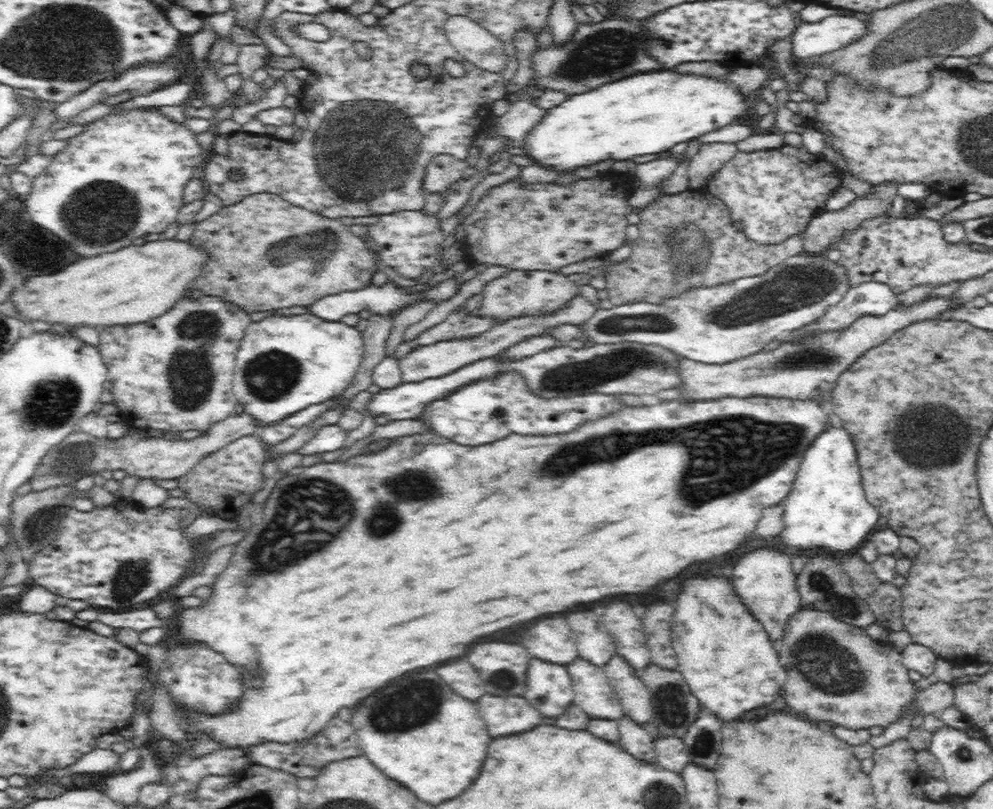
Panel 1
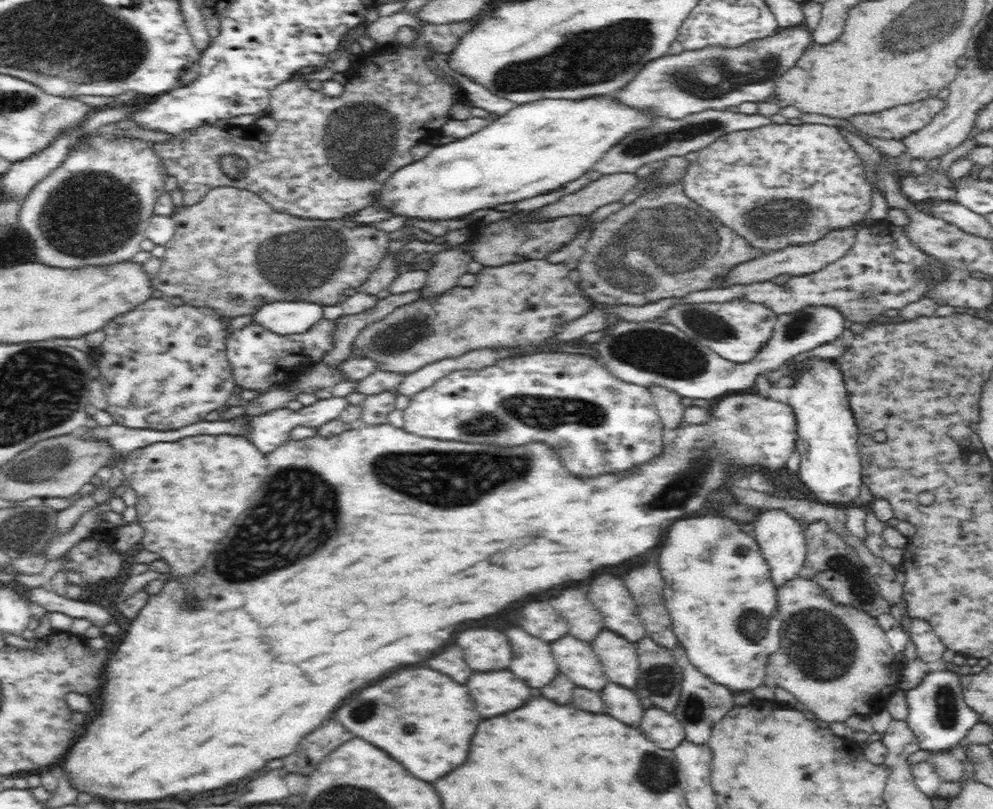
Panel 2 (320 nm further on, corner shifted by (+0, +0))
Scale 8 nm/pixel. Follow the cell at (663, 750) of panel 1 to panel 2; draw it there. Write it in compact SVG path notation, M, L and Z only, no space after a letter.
M656 708L645 710L641 723L644 737L660 750L674 751L685 741L685 731L674 714Z

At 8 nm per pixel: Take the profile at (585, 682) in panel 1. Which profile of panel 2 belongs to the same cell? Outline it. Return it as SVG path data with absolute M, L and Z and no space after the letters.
M568 635L550 643L559 672L573 685L602 692L609 684L592 645Z

